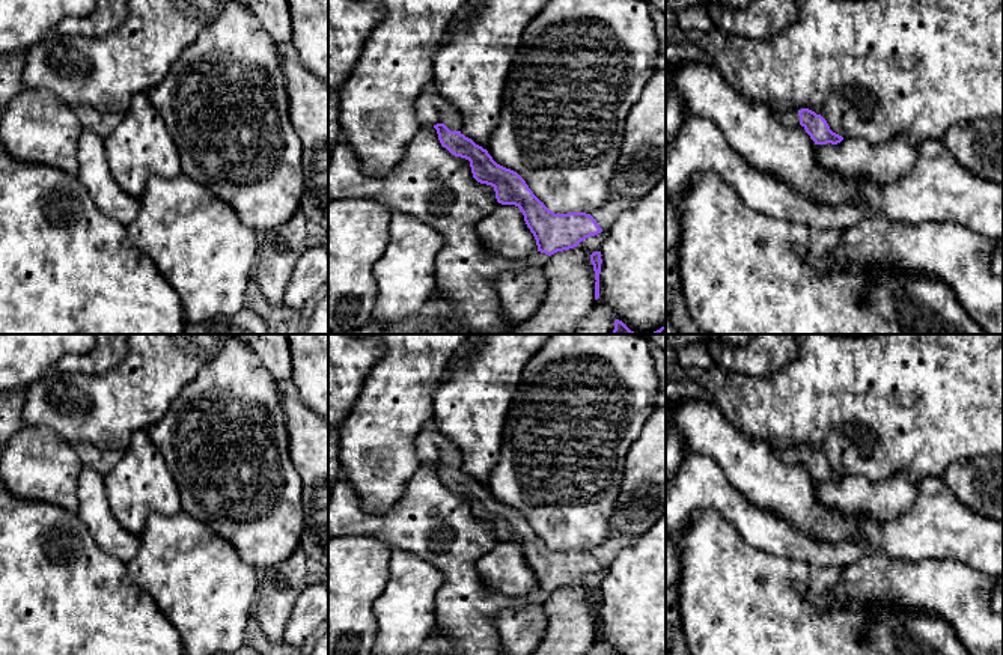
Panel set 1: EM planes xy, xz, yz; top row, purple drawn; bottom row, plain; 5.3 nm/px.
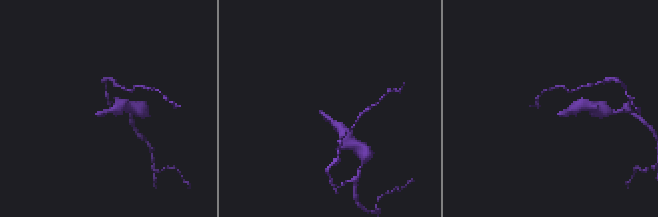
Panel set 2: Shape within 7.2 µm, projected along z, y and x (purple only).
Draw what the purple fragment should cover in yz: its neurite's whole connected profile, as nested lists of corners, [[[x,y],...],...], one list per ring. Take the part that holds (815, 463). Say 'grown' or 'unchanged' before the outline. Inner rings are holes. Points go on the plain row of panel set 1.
grown; [[[809,446],[777,449],[773,447],[773,452],[785,464],[798,464],[801,462],[815,482],[837,482],[843,477],[842,473],[833,470],[827,458]]]

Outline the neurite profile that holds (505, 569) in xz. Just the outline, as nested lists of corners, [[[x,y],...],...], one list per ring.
[[[502,542],[476,562],[486,589],[509,596],[527,595],[538,589],[536,577],[515,542]]]

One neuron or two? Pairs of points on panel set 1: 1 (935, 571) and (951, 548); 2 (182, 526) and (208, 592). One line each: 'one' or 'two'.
1: two
2: one

